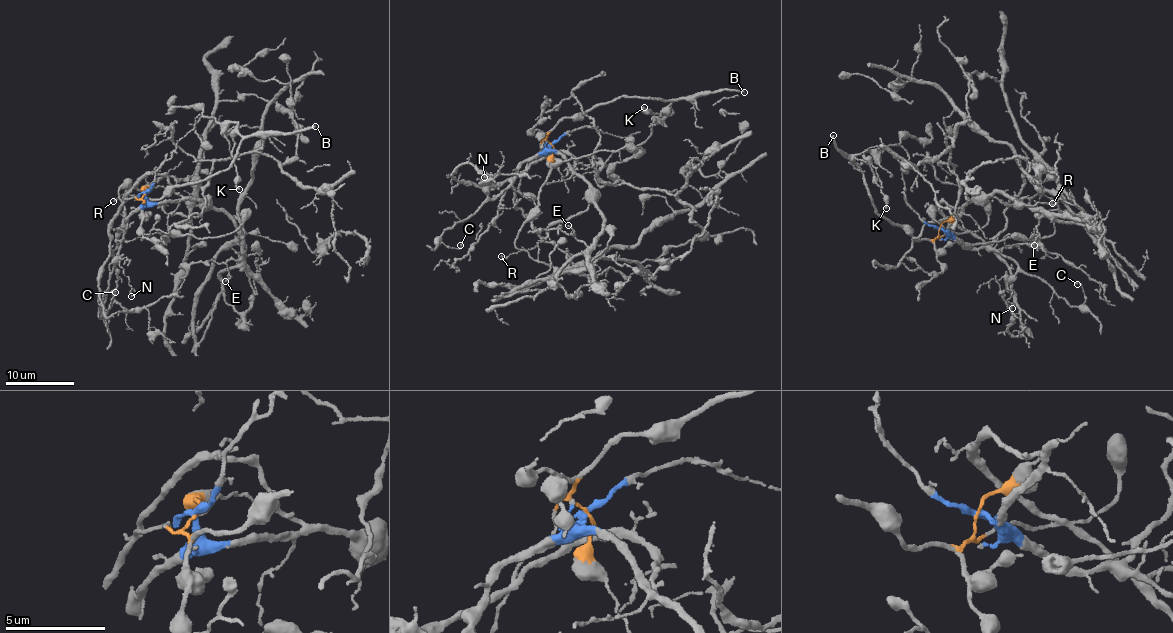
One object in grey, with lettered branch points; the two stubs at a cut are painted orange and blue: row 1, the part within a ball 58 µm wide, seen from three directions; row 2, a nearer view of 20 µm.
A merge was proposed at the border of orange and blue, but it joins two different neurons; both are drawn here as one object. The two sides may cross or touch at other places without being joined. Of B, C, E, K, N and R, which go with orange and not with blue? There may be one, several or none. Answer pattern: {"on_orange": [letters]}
{"on_orange": ["B", "K"]}

